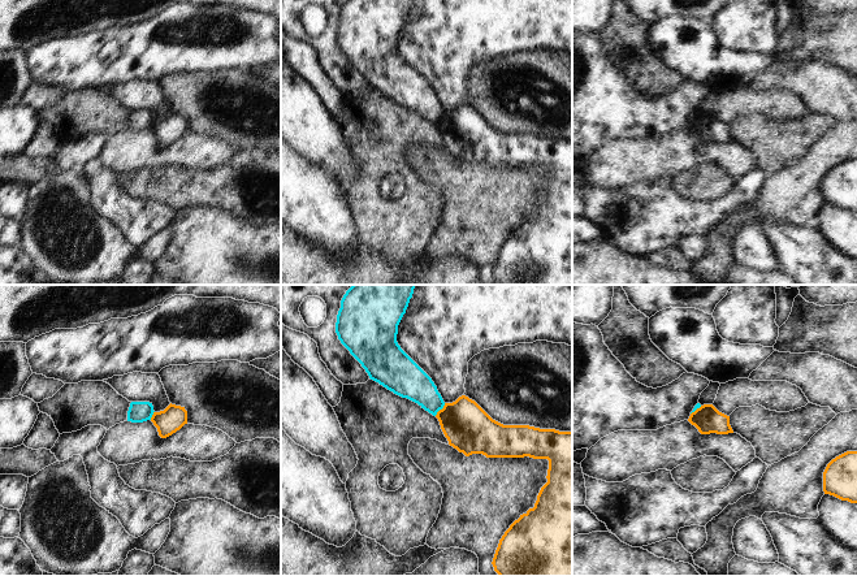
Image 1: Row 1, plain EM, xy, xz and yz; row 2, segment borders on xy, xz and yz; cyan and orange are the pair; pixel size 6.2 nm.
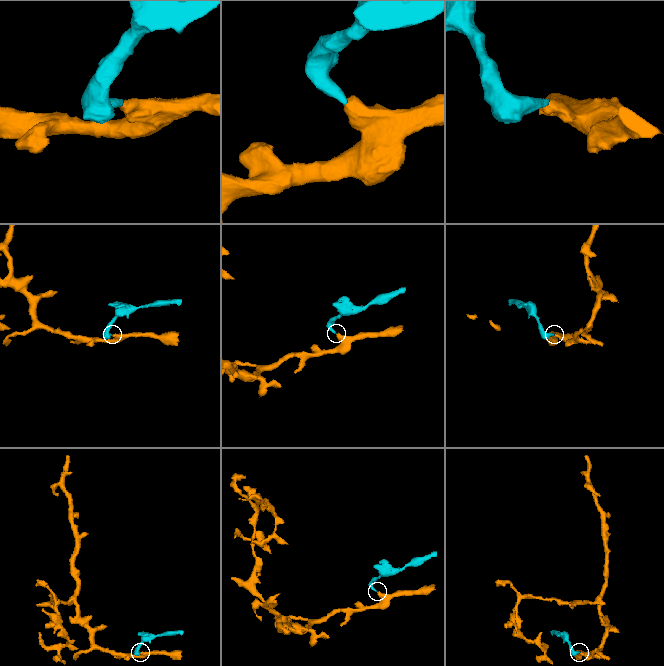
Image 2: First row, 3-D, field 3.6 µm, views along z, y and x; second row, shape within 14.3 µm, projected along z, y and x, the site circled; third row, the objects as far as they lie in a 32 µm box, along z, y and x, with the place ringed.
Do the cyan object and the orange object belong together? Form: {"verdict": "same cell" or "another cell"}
{"verdict": "another cell"}

